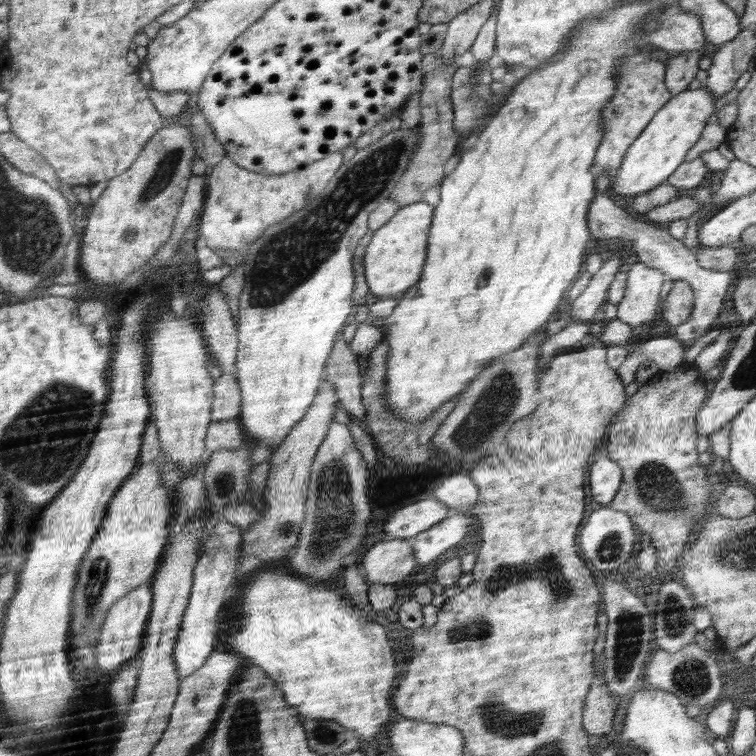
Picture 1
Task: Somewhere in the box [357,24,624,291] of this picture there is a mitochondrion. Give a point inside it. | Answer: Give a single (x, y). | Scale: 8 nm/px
(472, 83)

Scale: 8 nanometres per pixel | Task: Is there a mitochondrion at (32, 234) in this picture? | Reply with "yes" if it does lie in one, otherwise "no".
yes

